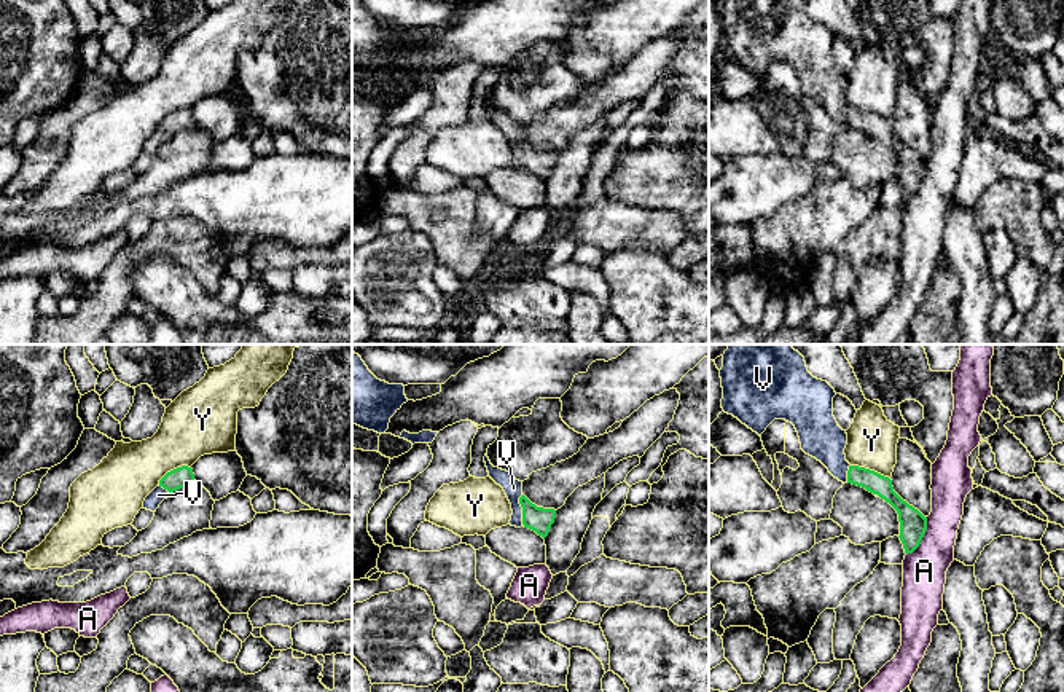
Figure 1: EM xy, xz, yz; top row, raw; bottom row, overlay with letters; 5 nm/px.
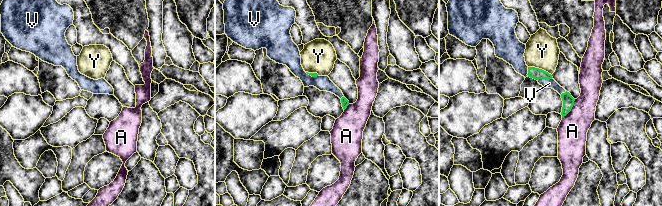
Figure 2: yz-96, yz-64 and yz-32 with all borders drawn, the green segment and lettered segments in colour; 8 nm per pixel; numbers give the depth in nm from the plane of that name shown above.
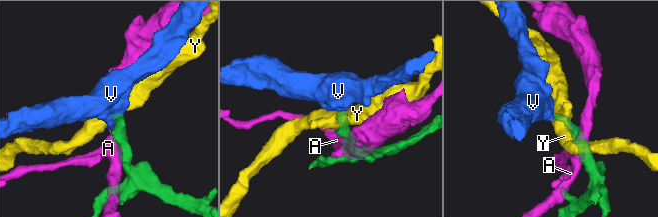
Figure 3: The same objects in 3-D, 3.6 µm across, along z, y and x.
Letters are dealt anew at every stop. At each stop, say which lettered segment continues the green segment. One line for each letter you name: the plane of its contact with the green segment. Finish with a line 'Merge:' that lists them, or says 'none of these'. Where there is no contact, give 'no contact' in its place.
V: contact in xz
Merge: V

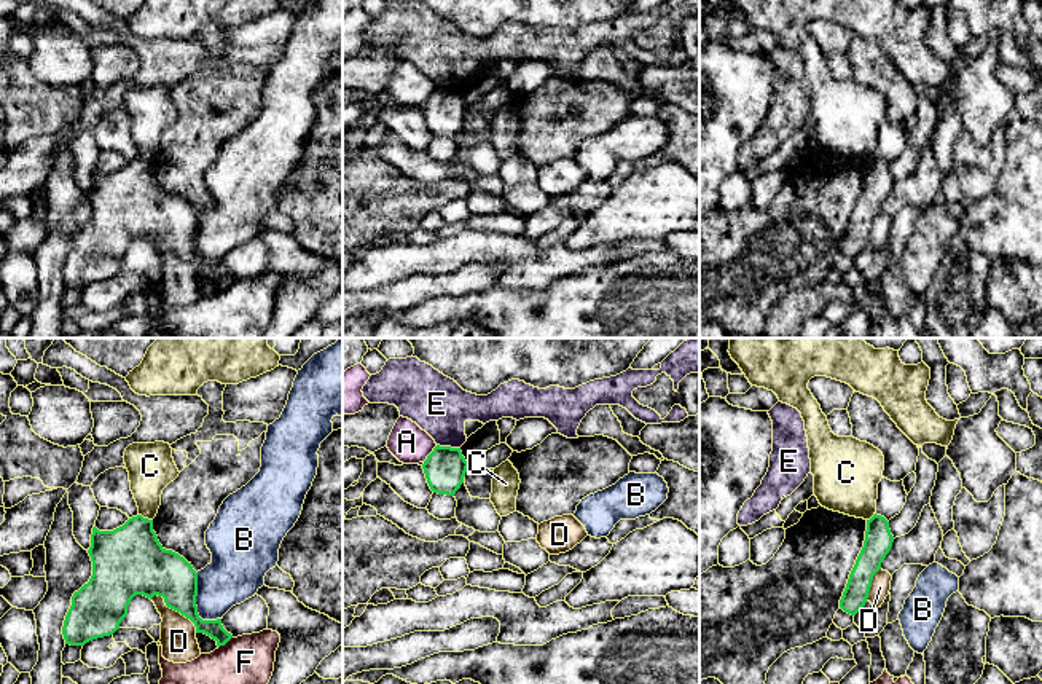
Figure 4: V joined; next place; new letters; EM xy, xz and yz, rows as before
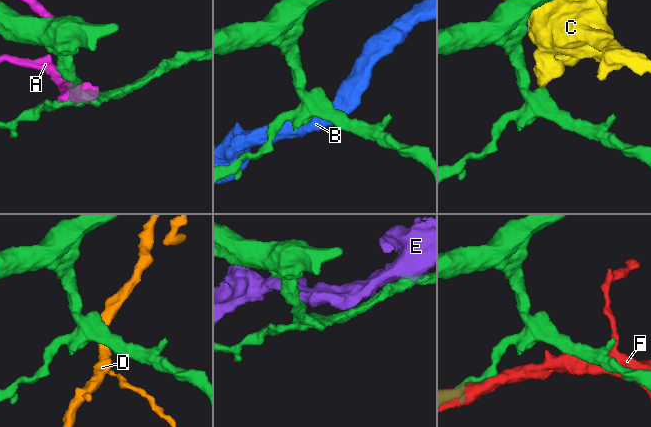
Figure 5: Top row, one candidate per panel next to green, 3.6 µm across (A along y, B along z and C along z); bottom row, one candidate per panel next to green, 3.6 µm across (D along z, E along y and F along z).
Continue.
Merge: none of these

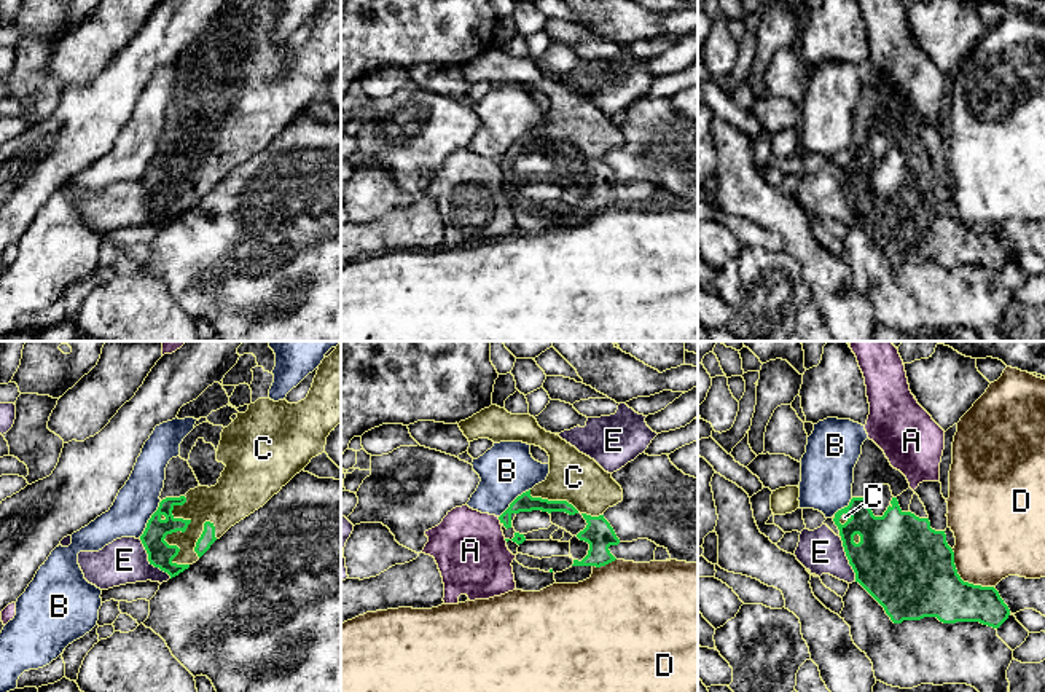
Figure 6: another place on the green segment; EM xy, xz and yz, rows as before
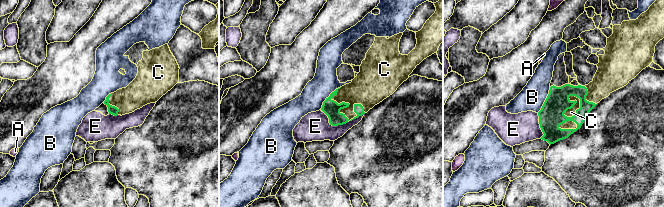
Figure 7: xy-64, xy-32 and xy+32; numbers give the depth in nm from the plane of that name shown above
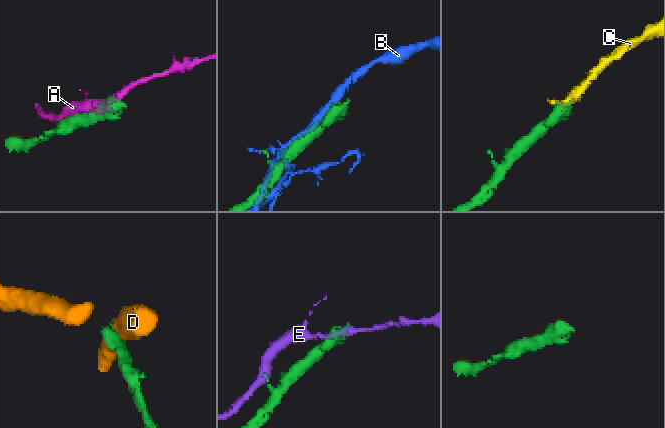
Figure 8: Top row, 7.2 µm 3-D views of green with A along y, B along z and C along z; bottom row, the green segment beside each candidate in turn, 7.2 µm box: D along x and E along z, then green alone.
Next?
C: contact in xy
Merge: C

